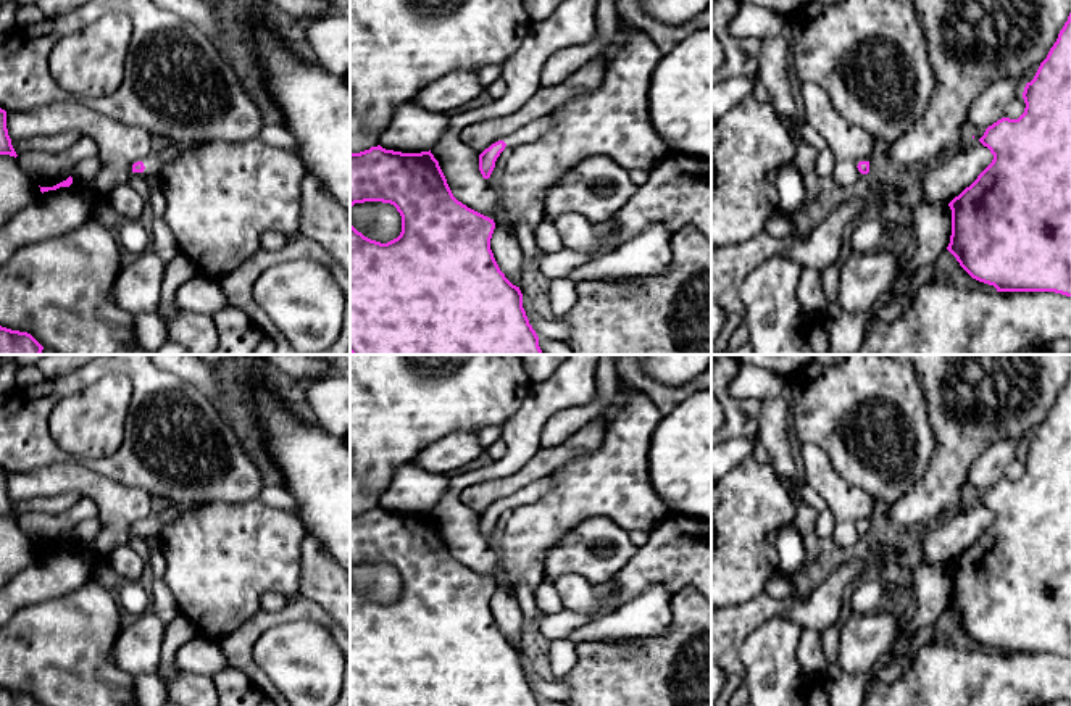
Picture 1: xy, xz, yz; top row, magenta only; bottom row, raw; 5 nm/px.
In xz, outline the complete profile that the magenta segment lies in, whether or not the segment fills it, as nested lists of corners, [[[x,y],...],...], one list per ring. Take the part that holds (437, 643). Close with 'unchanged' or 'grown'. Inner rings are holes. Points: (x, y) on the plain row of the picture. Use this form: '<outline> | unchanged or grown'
[[[377,506],[350,514],[350,571],[365,563],[394,566],[402,577],[402,593],[381,604],[350,583],[350,706],[539,706],[519,648],[505,638],[490,611],[494,580],[453,558],[431,511],[402,514]]] | unchanged

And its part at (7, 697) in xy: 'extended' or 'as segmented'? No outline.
as segmented

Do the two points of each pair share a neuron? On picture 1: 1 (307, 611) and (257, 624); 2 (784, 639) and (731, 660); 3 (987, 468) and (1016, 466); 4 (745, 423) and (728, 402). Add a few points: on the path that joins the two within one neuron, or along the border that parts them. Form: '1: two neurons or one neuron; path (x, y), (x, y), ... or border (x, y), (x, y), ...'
1: one neuron; path (294, 611), (270, 619)
2: two neurons; border (762, 624), (741, 647), (742, 682)
3: two neurons; border (1021, 455), (1007, 466), (1004, 477)
4: one neuron; path (741, 418), (731, 406)

